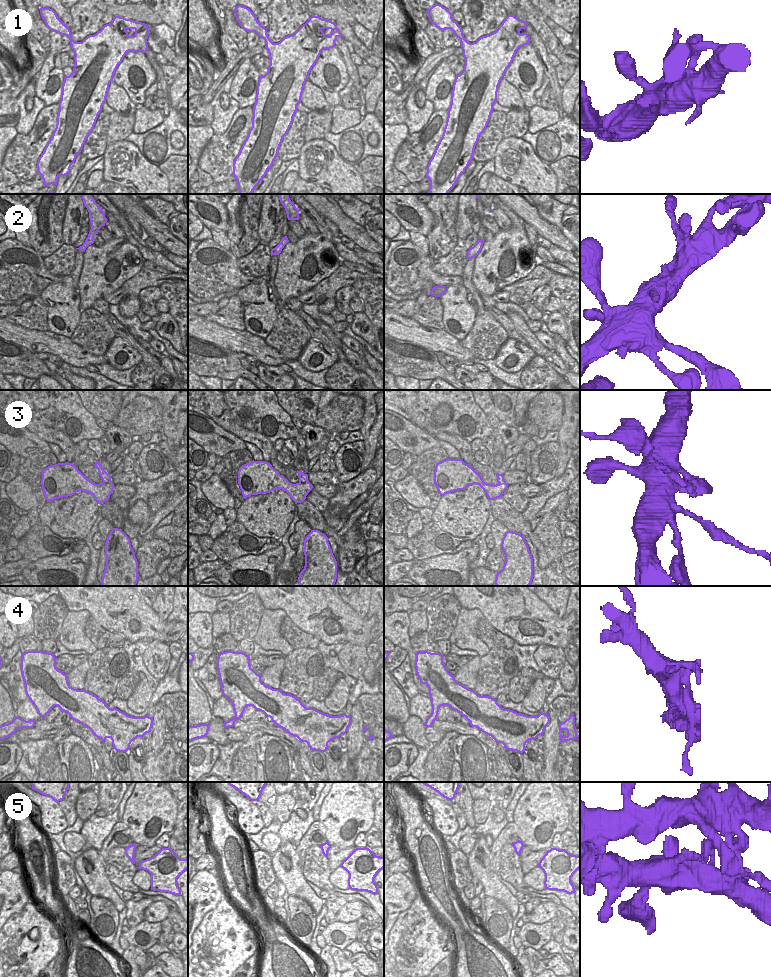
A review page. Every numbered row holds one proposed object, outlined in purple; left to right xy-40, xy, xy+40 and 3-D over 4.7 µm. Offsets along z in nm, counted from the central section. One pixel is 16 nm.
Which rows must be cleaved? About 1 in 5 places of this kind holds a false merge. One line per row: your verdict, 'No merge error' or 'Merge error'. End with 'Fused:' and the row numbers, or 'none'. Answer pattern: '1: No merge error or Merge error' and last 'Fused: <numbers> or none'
1: No merge error
2: No merge error
3: Merge error
4: Merge error
5: No merge error
Fused: 3, 4.

